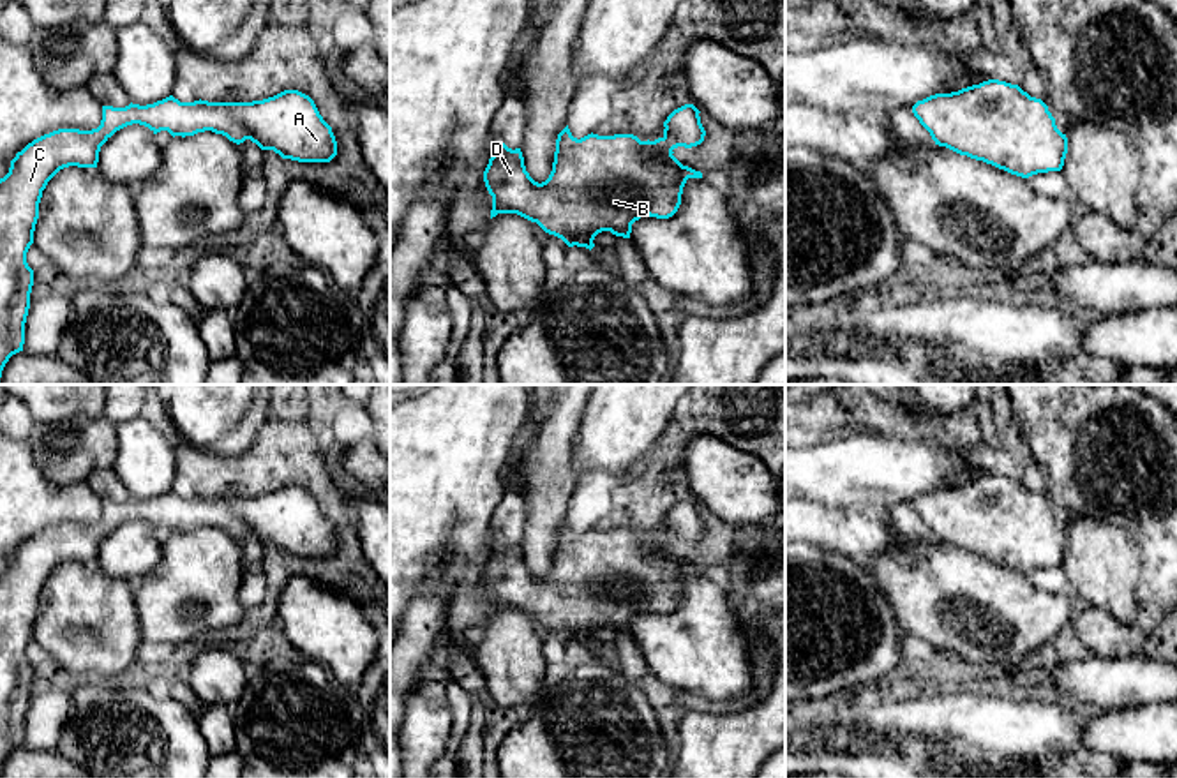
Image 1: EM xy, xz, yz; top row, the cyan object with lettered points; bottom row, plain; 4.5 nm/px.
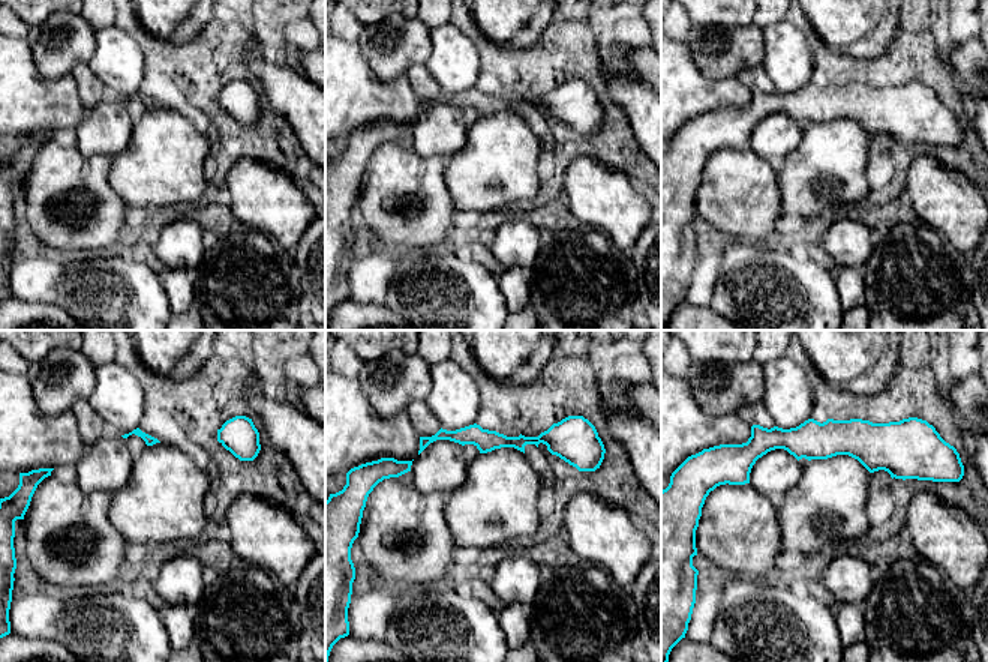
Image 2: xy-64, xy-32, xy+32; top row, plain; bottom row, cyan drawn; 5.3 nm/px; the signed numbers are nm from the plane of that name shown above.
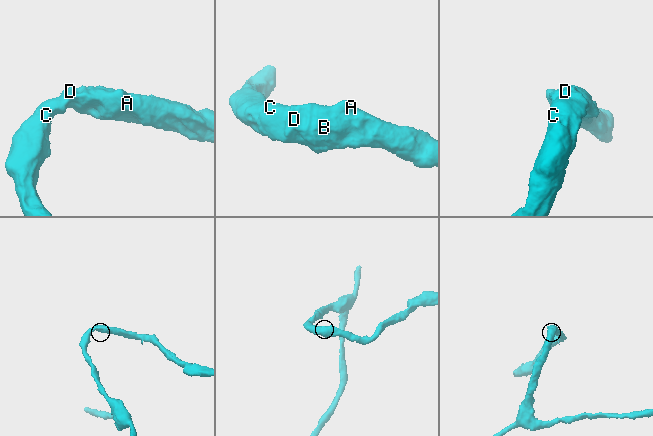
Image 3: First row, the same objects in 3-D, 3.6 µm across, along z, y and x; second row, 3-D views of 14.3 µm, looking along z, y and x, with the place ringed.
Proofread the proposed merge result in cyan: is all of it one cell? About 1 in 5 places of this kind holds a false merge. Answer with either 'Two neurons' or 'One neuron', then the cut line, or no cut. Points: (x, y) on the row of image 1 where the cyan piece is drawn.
One neuron. No split

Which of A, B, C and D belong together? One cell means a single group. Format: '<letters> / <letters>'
A B C D

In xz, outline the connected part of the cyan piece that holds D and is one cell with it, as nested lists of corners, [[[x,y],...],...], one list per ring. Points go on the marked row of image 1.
[[[693,104],[674,109],[663,122],[663,136],[655,141],[593,132],[577,139],[566,125],[556,139],[552,171],[542,183],[526,171],[521,148],[498,143],[484,171],[492,196],[491,219],[517,213],[568,247],[591,251],[602,231],[630,238],[632,224],[641,217],[672,217],[686,180],[702,178],[672,155],[678,146],[704,141],[699,113]]]

